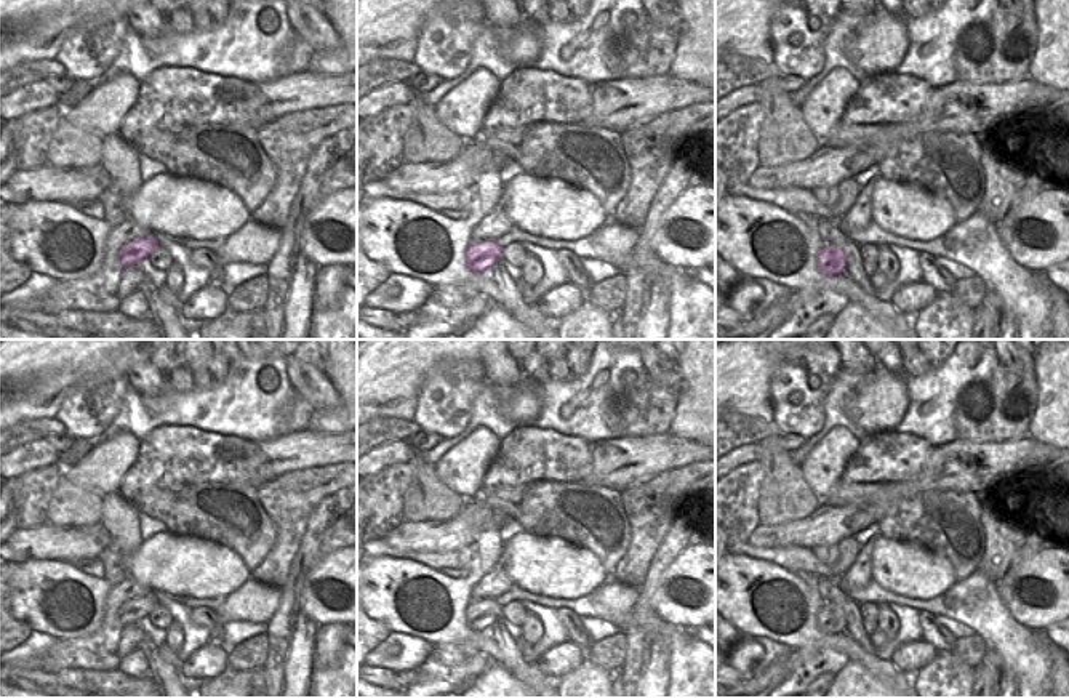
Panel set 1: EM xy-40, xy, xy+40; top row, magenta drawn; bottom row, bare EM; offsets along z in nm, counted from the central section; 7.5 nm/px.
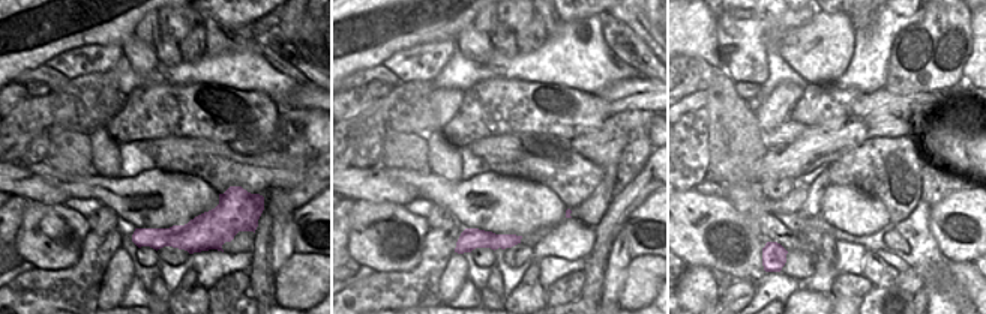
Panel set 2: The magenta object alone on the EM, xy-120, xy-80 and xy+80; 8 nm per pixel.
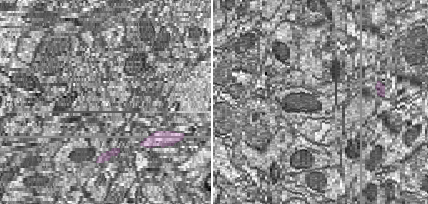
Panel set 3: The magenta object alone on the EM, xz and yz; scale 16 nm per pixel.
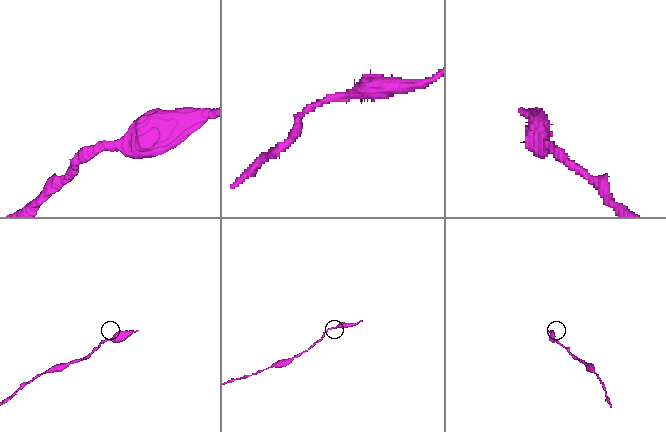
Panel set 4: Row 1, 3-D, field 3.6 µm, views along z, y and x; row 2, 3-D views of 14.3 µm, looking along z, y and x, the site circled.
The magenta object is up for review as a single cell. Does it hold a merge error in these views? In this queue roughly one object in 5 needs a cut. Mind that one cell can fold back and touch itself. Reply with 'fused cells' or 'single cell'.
single cell

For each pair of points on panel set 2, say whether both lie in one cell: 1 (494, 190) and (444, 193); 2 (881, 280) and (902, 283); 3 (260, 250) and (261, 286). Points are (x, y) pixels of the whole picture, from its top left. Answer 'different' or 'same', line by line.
1: same
2: different
3: same

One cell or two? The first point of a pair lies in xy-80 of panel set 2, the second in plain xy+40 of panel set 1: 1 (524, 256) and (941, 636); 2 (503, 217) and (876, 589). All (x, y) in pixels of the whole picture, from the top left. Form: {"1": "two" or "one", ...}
{"1": "one", "2": "two"}

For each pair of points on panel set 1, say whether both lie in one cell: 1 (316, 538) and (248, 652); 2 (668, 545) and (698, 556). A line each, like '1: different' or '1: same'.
1: different
2: different

